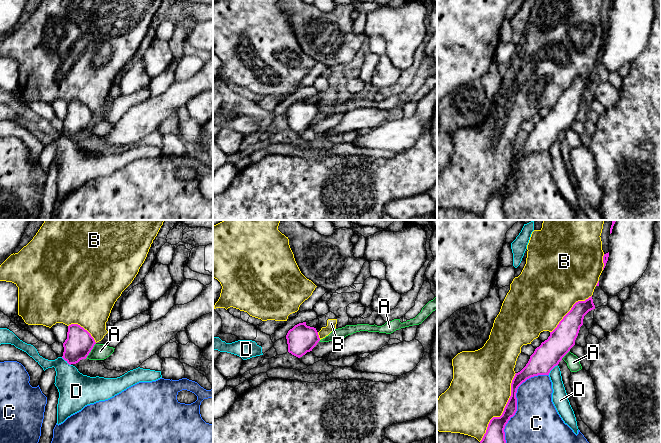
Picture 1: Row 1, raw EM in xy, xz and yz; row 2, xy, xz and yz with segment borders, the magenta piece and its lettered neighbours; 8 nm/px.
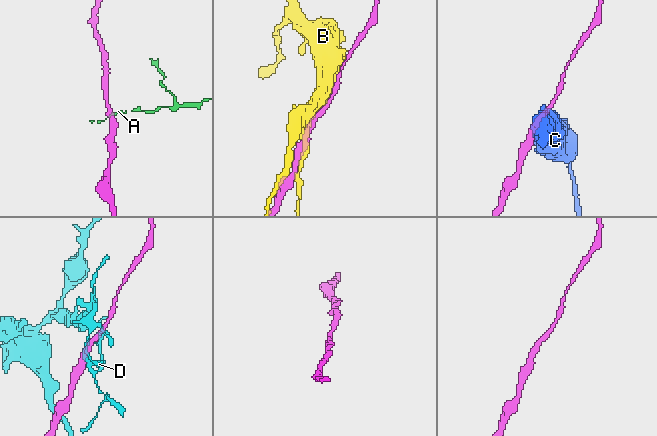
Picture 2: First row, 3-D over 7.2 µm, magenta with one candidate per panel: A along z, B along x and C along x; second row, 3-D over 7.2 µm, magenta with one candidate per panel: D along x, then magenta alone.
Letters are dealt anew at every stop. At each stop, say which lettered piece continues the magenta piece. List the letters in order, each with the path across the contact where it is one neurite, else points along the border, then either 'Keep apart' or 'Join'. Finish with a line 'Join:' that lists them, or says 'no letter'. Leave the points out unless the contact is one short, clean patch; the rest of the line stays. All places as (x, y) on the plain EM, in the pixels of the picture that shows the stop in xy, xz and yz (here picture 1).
A: Boundary: xy (95, 119), (85, 134). Keep apart
B: Keep apart
C: Keep apart
D: Keep apart
Join: no letter

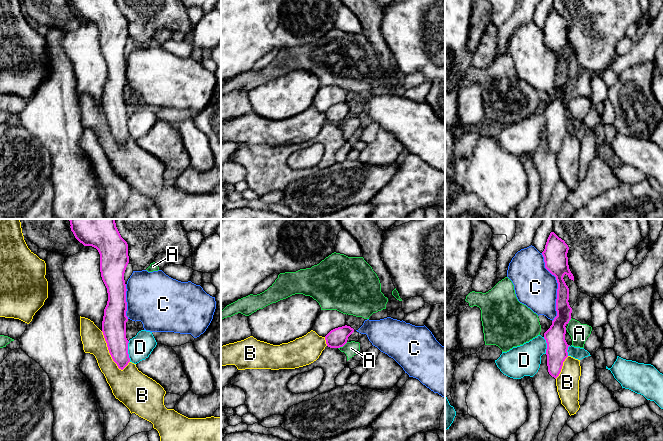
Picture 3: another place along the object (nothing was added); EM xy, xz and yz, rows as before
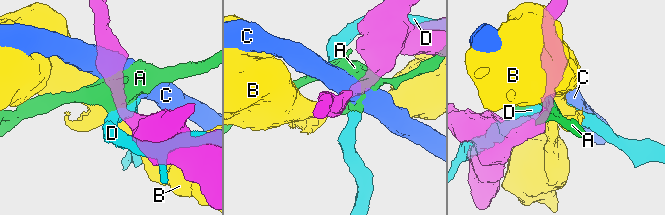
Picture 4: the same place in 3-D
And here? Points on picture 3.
A: Boundary: xz (347, 118), (338, 124). Keep apart
B: Keep apart
C: Keep apart
D: Keep apart
Join: no letter

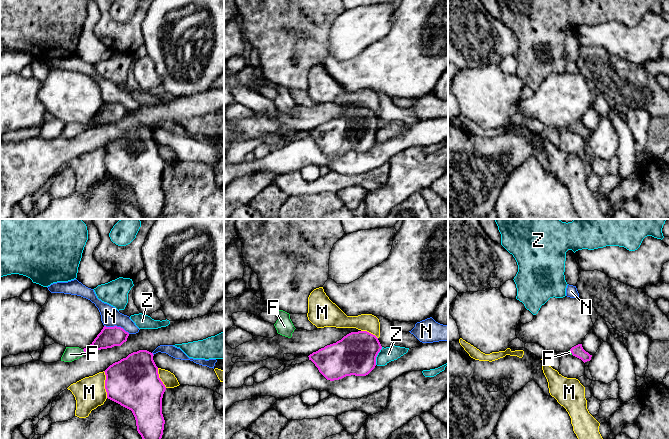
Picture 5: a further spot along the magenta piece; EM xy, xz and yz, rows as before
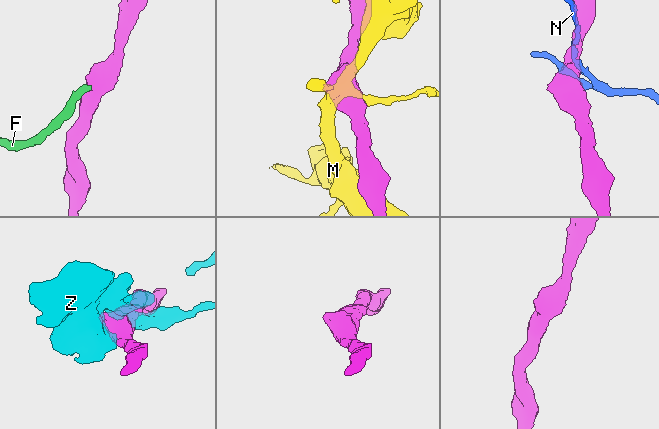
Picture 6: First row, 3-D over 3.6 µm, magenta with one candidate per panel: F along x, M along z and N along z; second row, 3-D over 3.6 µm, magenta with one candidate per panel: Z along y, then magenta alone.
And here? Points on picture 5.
F: Path across: xy (109, 113), (83, 126), (70, 130). Join
M: Keep apart
N: Boundary: xy (104, 101), (120, 102), (129, 109). Keep apart
Z: Boundary: xz (382, 123), (376, 133), (375, 140). Keep apart
Join: F

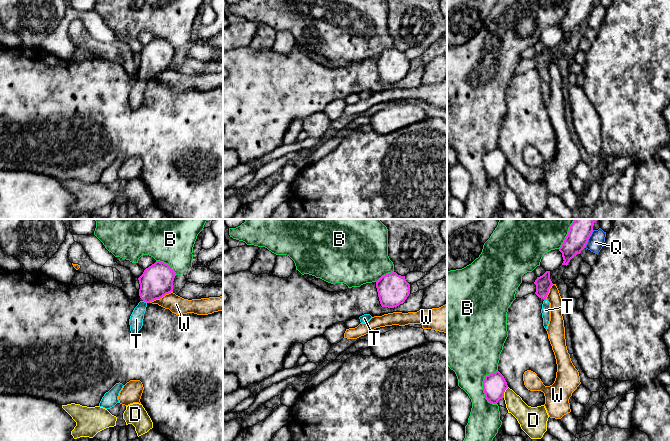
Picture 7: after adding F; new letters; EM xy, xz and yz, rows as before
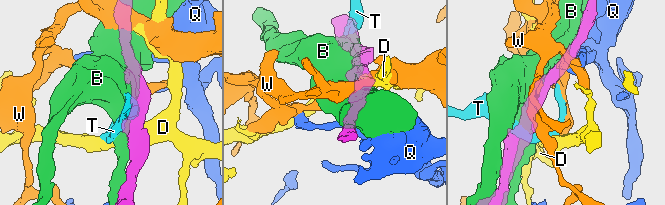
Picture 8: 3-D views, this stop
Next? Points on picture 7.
B: Keep apart
D: Keep apart
Q: Keep apart
T: Path across: xy (156, 57), (148, 68), (145, 77), (136, 95). Join
W: Keep apart
Join: T

